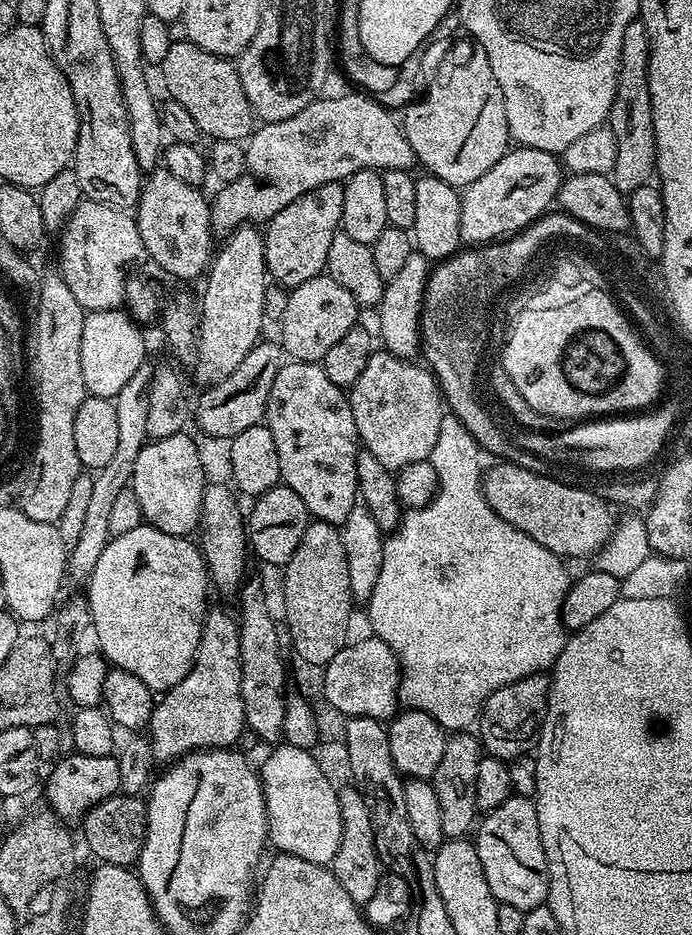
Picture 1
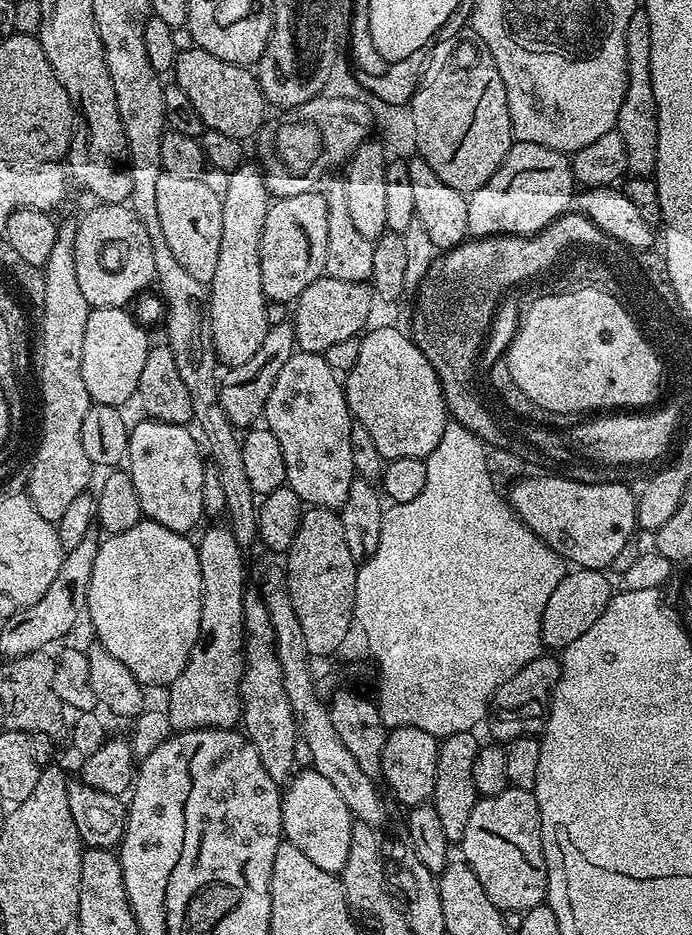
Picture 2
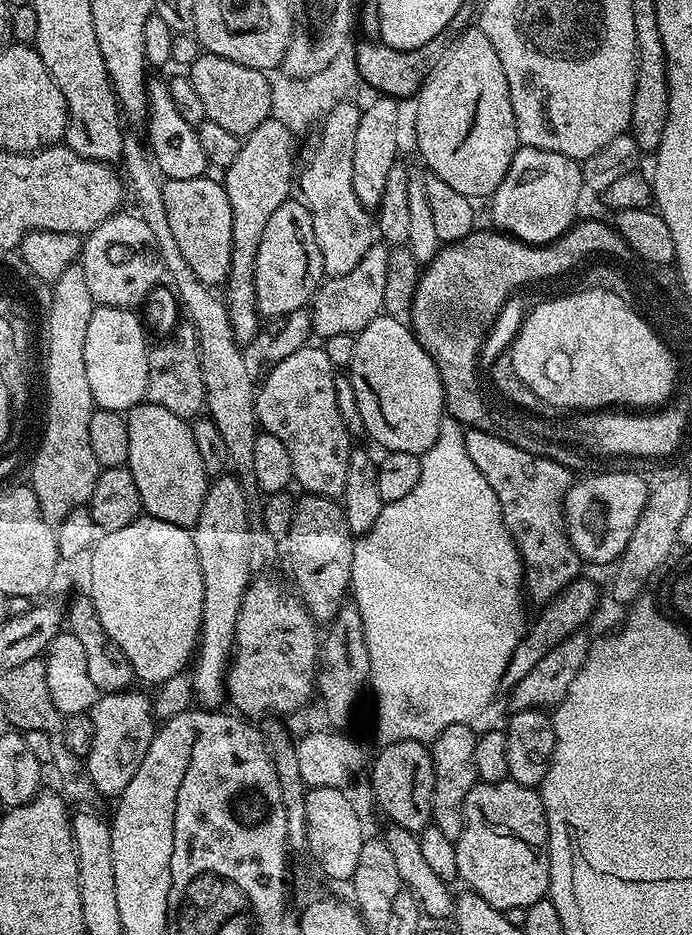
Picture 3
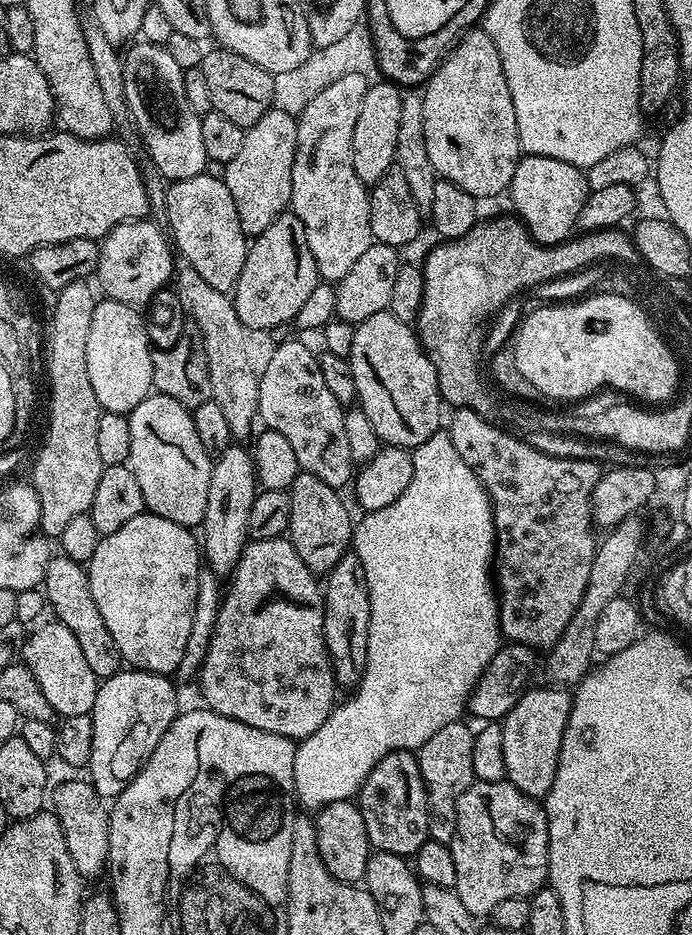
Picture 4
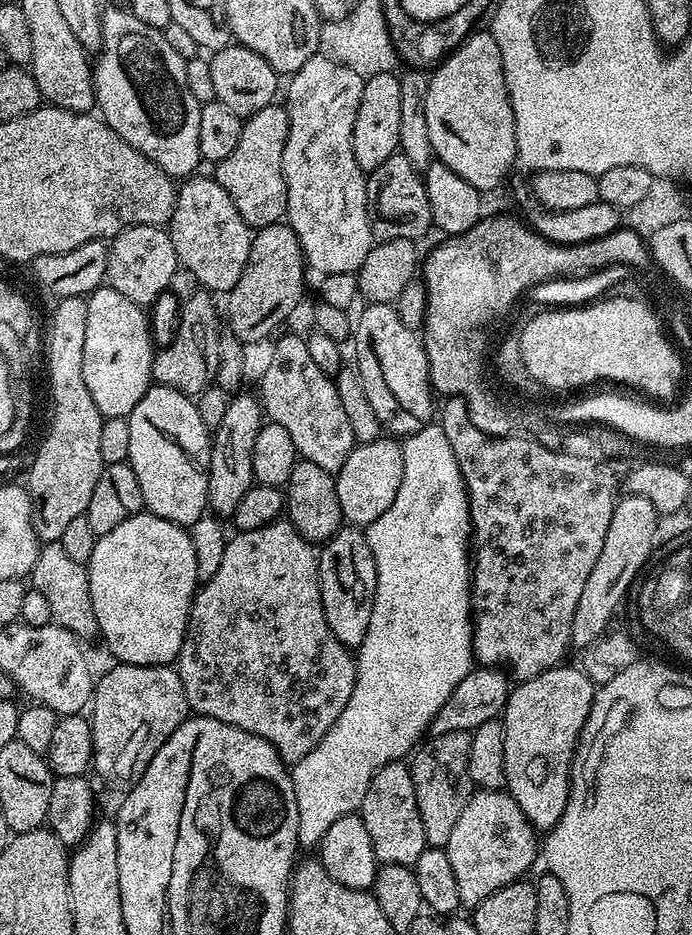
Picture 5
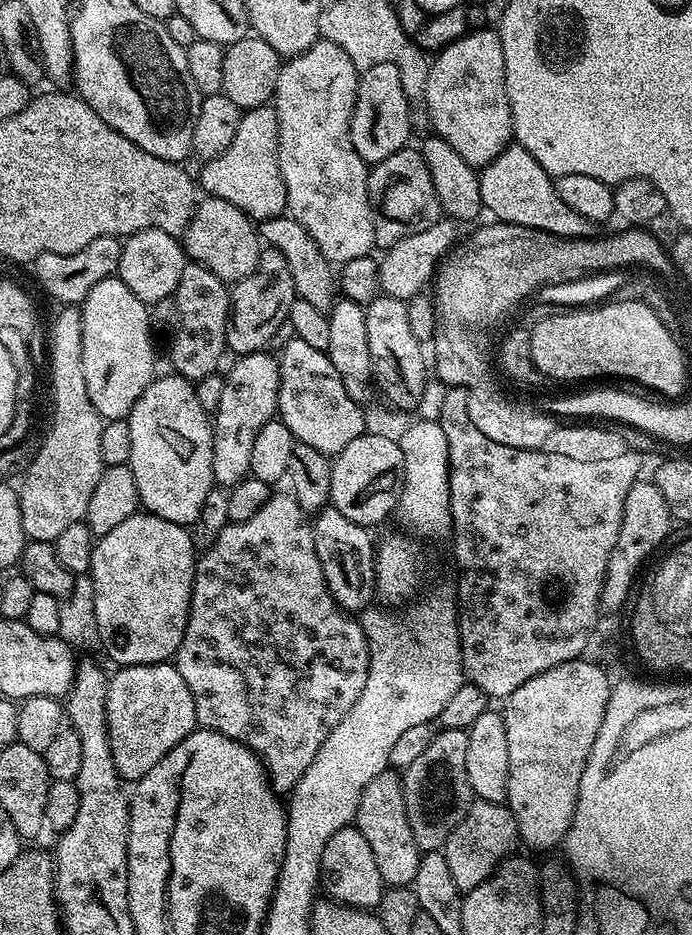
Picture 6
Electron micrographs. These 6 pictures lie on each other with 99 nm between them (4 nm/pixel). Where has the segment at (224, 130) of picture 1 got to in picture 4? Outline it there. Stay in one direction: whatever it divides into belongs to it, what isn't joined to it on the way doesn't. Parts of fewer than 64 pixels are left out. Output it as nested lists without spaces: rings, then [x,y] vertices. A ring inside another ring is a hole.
[[[212,46],[205,51],[200,69],[202,78],[206,78],[212,111],[230,118],[230,122],[238,122],[238,126],[245,130],[254,122],[258,122],[258,118],[262,118],[262,114],[266,114],[272,107],[273,75],[262,70],[262,66],[254,66],[250,58],[242,58],[242,54],[234,54],[228,48]]]

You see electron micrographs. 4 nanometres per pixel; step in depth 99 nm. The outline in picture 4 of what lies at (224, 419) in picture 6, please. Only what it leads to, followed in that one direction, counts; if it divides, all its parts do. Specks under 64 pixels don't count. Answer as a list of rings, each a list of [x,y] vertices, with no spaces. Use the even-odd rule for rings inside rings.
[[[239,443],[228,445],[222,454],[212,461],[210,474],[210,490],[206,490],[206,514],[202,531],[202,560],[207,567],[213,569],[220,578],[227,577],[236,569],[238,558],[242,554],[248,538],[248,515],[250,506],[254,506],[254,498],[258,491],[256,483],[256,467],[252,461],[252,453],[247,447],[239,448]]]

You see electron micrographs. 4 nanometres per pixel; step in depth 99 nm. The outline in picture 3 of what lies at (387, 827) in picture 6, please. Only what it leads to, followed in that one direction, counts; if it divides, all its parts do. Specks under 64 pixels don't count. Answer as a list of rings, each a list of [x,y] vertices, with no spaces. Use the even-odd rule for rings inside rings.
[[[403,740],[384,744],[372,764],[372,798],[375,807],[389,821],[389,825],[419,833],[429,827],[432,819],[432,791],[434,790],[434,766],[427,743],[419,740]]]

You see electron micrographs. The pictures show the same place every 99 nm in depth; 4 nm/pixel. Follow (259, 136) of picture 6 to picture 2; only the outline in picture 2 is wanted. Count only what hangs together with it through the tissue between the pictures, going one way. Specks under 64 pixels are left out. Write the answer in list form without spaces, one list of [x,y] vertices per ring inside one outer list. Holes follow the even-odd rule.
[[[245,162],[227,173],[228,185],[222,188],[222,246],[218,248],[218,270],[208,294],[208,322],[212,325],[212,341],[216,347],[216,359],[228,368],[242,366],[254,354],[266,338],[269,322],[266,318],[266,306],[269,301],[262,290],[262,266],[260,265],[260,247],[262,246],[262,226],[266,226],[266,214],[270,203],[267,182],[264,173],[254,163]]]

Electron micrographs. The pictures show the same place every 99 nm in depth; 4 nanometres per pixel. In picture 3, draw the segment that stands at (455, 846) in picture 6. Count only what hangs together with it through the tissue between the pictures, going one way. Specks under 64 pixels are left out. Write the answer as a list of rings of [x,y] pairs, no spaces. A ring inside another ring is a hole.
[[[511,778],[502,782],[494,782],[486,784],[478,782],[470,790],[470,794],[466,794],[466,802],[464,803],[464,829],[462,834],[454,841],[456,846],[456,857],[458,858],[458,877],[461,881],[465,880],[467,887],[478,893],[482,898],[486,898],[486,902],[490,902],[490,906],[499,908],[501,912],[510,910],[511,908],[529,908],[534,902],[545,899],[548,896],[548,883],[550,882],[550,866],[548,865],[548,823],[546,822],[546,814],[544,813],[544,803],[540,797],[539,791],[535,788],[527,788],[518,782],[514,782]]]

